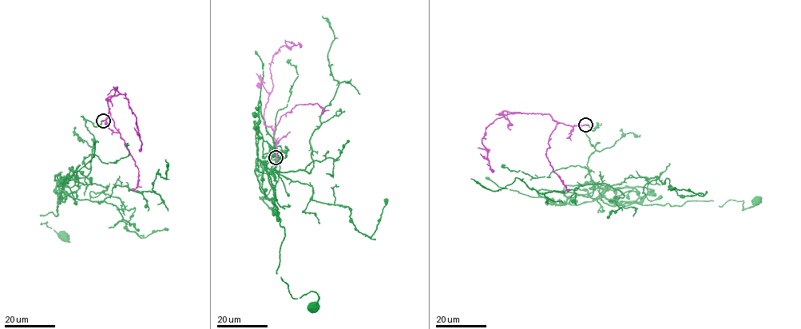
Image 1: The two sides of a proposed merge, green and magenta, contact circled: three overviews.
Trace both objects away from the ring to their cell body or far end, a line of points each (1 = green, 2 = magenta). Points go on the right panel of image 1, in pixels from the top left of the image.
1: (585, 124), (597, 126), (586, 132), (590, 177), (613, 203), (743, 200), (742, 209), (755, 200)
2: (585, 124), (569, 125), (557, 122), (546, 114), (518, 112), (497, 118), (485, 129), (481, 141), (493, 172)

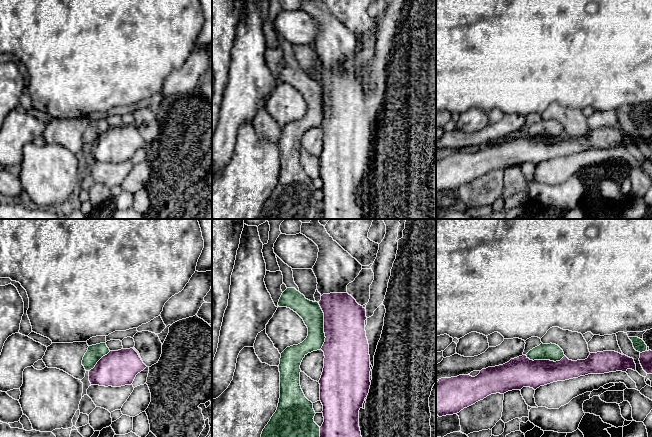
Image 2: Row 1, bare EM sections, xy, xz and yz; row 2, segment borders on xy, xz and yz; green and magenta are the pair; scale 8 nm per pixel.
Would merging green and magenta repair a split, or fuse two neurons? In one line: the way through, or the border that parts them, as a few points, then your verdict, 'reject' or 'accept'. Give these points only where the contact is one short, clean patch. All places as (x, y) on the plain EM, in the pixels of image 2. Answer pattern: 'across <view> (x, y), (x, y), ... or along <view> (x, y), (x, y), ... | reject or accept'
reject

